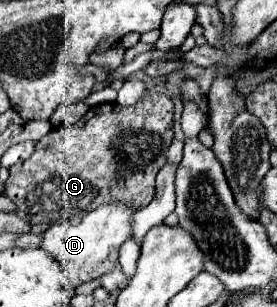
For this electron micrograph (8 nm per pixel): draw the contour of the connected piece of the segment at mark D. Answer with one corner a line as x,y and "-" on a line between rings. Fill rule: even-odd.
113,202
113,204
103,204
95,210
91,210
79,224
67,224
59,222
51,226
43,234
41,248
53,254
65,274
67,280
71,282
73,288
77,288
83,282
89,282
93,278
101,278
103,274
115,270
119,266
117,262
117,252
125,240
131,238
131,218
137,214
137,206
123,206
123,202

